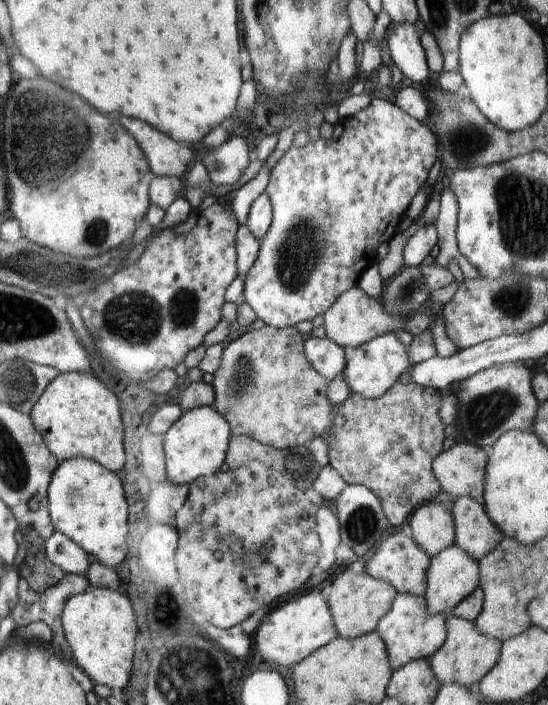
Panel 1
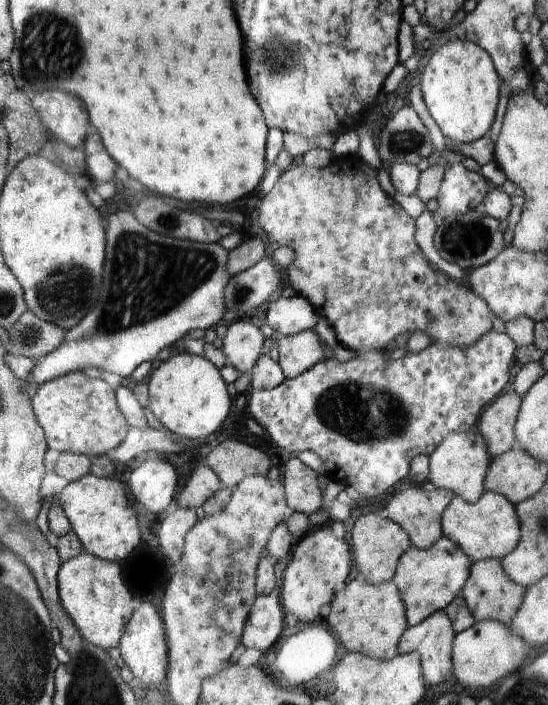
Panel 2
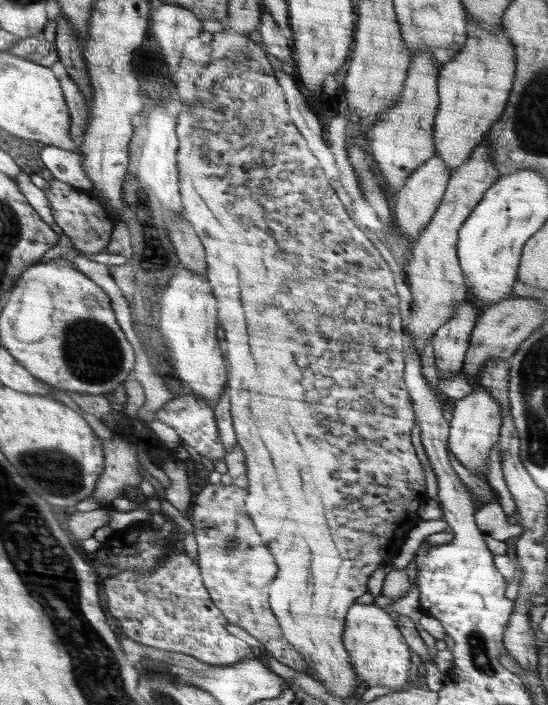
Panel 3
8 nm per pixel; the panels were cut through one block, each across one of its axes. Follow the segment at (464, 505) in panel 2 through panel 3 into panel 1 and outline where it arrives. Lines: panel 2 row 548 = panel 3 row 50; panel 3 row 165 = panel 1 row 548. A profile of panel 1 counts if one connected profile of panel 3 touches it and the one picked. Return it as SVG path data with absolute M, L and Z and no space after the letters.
M455 544L439 552L434 558L431 558L430 566L427 570L427 590L425 592L426 608L432 616L444 614L449 616L466 598L471 595L476 587L480 584L480 567L479 562L472 560L462 548Z

